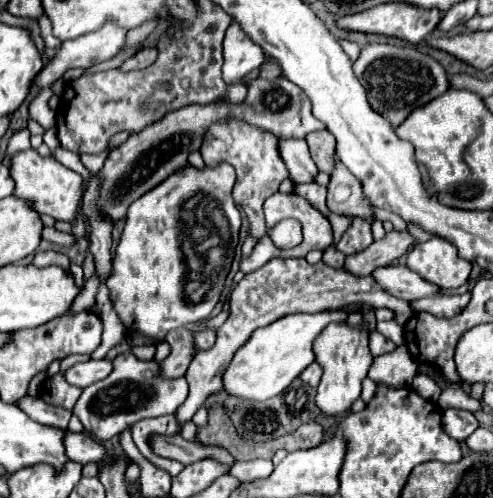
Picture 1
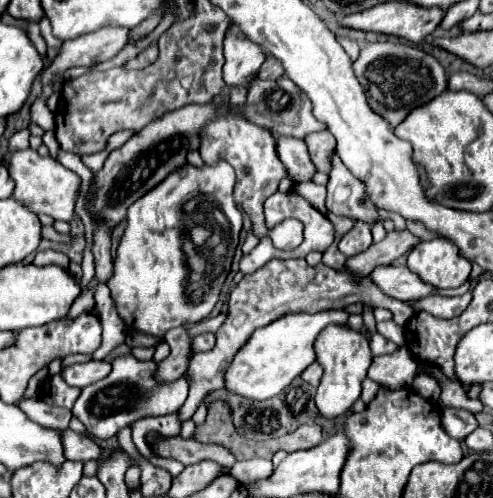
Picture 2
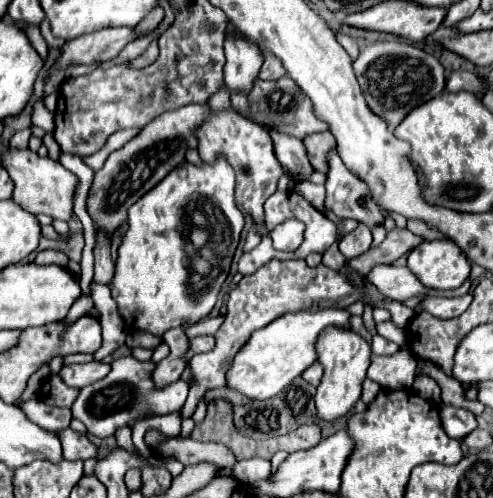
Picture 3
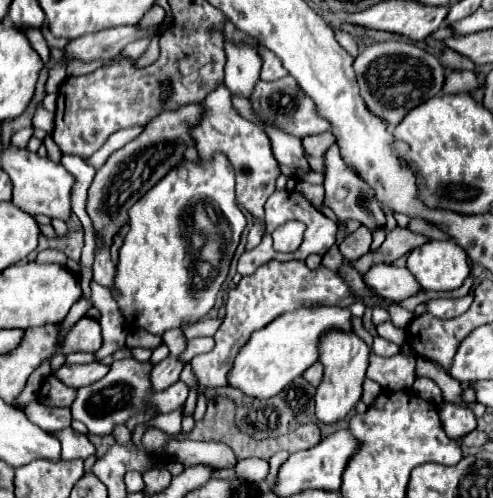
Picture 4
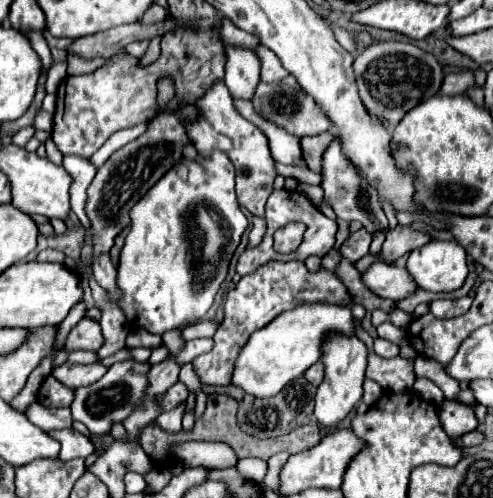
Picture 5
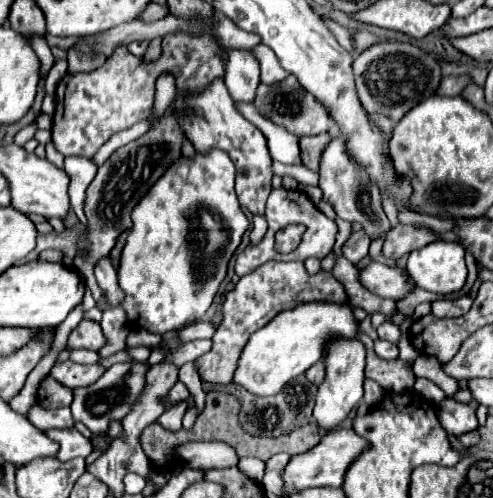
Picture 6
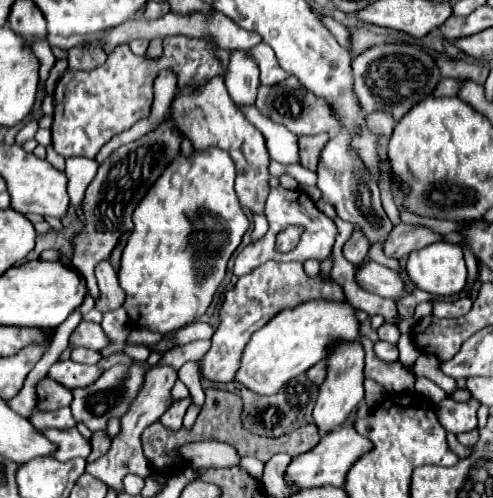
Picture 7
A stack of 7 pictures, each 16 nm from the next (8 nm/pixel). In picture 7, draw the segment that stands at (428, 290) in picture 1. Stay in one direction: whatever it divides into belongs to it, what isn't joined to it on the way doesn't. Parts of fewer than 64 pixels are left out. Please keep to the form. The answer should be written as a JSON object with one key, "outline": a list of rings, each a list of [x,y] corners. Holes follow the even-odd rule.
{"outline":[[[368,262],[366,266],[358,268],[356,280],[360,286],[372,294],[378,294],[382,298],[392,298],[400,300],[406,294],[406,284],[404,278],[400,276],[398,270],[392,270],[388,266],[382,266],[378,262]]]}

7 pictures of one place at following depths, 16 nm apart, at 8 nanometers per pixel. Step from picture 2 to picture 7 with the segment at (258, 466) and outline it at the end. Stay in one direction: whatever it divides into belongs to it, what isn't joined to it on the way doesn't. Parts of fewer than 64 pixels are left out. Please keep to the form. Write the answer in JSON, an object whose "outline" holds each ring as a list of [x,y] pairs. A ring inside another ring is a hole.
{"outline":[[[242,458],[240,464],[238,464],[242,470],[246,470],[252,478],[260,480],[262,474],[264,474],[264,462],[260,462],[258,458]]]}

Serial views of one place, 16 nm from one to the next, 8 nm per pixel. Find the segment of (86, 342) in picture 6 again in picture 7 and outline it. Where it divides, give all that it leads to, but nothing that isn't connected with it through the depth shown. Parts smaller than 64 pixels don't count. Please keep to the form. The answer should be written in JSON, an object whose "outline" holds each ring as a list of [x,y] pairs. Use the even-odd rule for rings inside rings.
{"outline":[[[82,320],[82,322],[78,324],[78,328],[72,332],[70,344],[72,344],[74,348],[80,348],[80,346],[82,346],[82,348],[90,348],[90,350],[102,350],[102,348],[108,344],[108,338],[104,336],[100,324]]]}

